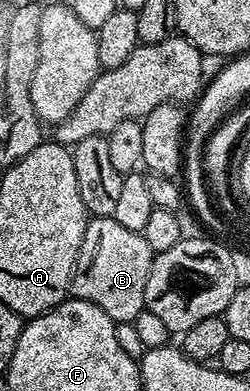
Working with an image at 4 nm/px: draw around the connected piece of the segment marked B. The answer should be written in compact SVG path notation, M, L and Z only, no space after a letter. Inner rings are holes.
M111 217L89 218L74 265L71 298L98 305L115 324L135 323L138 313L146 310L146 277L150 277L153 258L154 252L141 232L126 229Z

